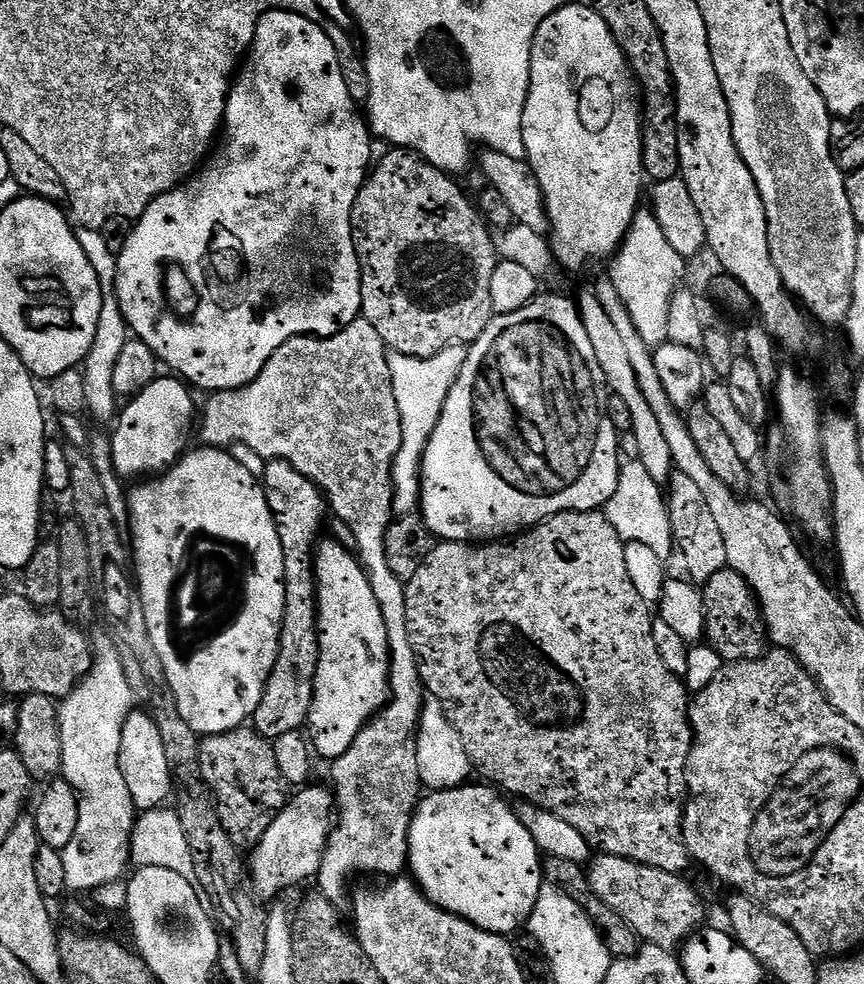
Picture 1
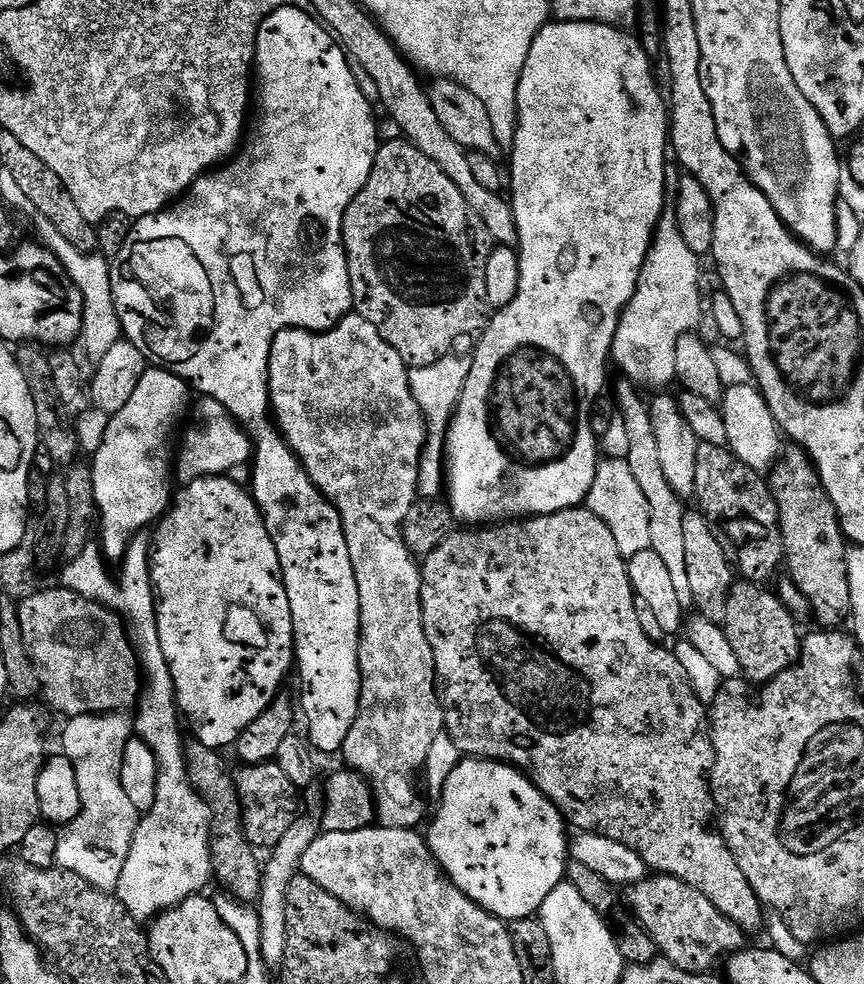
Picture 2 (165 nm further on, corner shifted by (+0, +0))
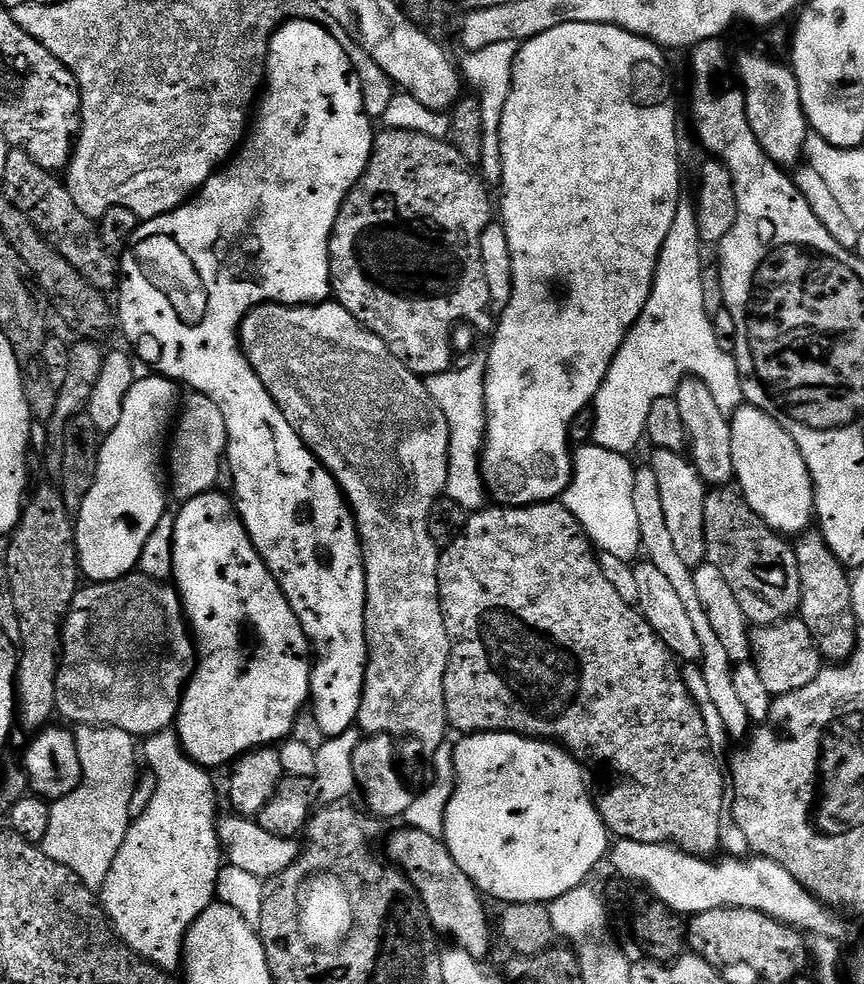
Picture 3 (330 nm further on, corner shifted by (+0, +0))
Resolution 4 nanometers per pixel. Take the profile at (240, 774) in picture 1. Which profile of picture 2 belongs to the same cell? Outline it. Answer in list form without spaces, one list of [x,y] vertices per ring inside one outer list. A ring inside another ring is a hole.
[[[275,762],[245,764],[234,772],[236,793],[240,796],[240,811],[244,822],[244,836],[257,850],[271,850],[285,836],[302,812],[302,792],[286,778],[282,766]]]

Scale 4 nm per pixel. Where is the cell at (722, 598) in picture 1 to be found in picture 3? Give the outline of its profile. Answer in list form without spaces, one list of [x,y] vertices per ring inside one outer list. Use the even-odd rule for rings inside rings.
[[[799,618],[783,620],[780,624],[766,624],[751,629],[748,644],[752,647],[751,663],[756,665],[762,683],[772,697],[785,696],[810,686],[818,678],[822,657],[806,622]]]

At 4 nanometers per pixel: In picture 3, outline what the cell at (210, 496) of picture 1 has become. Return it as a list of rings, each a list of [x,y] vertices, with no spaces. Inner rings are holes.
[[[219,490],[203,492],[194,498],[183,501],[179,505],[180,513],[175,513],[174,546],[172,547],[172,580],[177,592],[180,593],[180,601],[184,604],[184,615],[188,617],[189,625],[198,641],[198,663],[195,673],[188,686],[184,690],[184,697],[180,699],[180,710],[176,713],[174,731],[180,737],[180,745],[184,747],[185,754],[196,764],[209,770],[217,770],[225,764],[231,765],[240,759],[246,752],[251,752],[253,748],[265,746],[276,746],[285,738],[291,737],[292,723],[296,720],[296,715],[300,711],[305,711],[310,700],[312,690],[312,665],[310,659],[310,645],[308,635],[302,630],[290,602],[286,602],[284,592],[278,586],[276,579],[270,574],[266,562],[258,554],[258,550],[250,542],[248,532],[244,524],[240,521],[240,515],[236,513],[236,506],[231,495]]]

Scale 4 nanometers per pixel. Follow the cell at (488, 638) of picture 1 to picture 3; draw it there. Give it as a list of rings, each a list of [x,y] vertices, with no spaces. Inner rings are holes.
[[[549,502],[546,504],[527,504],[524,508],[506,508],[503,506],[484,506],[475,514],[469,515],[468,521],[464,524],[464,529],[453,538],[451,542],[441,551],[440,565],[438,566],[438,586],[440,587],[440,605],[444,615],[444,625],[446,634],[452,643],[452,653],[448,655],[448,669],[446,670],[446,682],[444,683],[444,697],[446,698],[446,710],[448,711],[448,723],[453,729],[456,728],[460,734],[471,734],[473,732],[517,732],[519,736],[529,738],[539,738],[549,742],[559,742],[567,748],[577,760],[587,762],[587,760],[600,760],[600,772],[604,775],[604,784],[608,789],[601,796],[598,796],[598,807],[600,816],[608,827],[609,833],[613,837],[621,840],[633,840],[643,844],[671,844],[680,848],[683,852],[689,852],[691,856],[702,856],[712,858],[721,851],[719,834],[721,833],[722,818],[726,814],[726,776],[720,773],[720,768],[716,765],[716,756],[712,753],[712,740],[708,737],[710,725],[700,712],[700,708],[694,702],[694,698],[688,693],[682,679],[682,668],[677,657],[672,655],[671,650],[658,638],[658,634],[645,622],[643,616],[635,607],[628,605],[622,600],[621,595],[614,590],[609,579],[600,569],[599,559],[593,554],[594,545],[589,540],[587,534],[578,522],[578,518],[567,509],[562,502]]]

